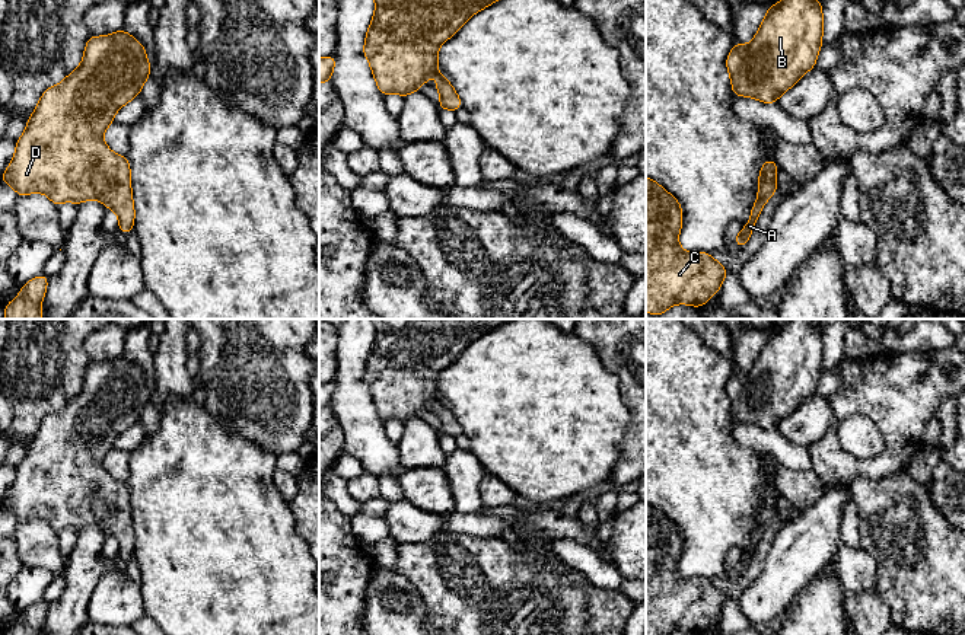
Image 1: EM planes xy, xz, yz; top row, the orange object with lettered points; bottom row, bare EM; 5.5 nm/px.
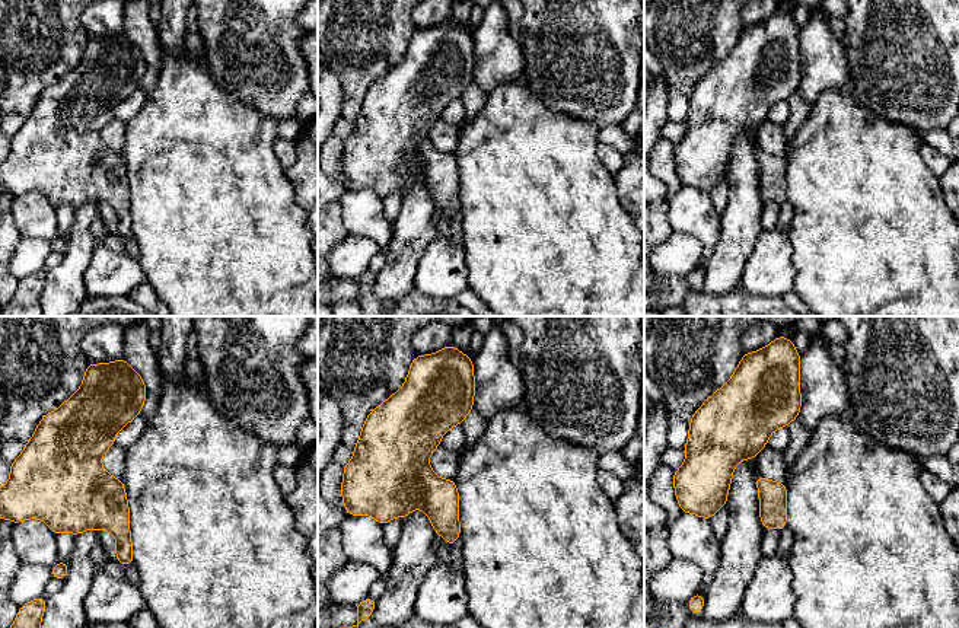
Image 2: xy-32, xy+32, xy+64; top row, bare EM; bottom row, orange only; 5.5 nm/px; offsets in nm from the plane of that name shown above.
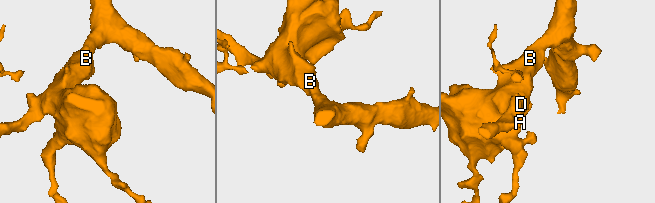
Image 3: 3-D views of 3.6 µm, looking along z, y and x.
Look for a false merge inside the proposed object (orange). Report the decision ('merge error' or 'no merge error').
no merge error

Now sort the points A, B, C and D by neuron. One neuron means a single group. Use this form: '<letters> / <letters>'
A B C D

